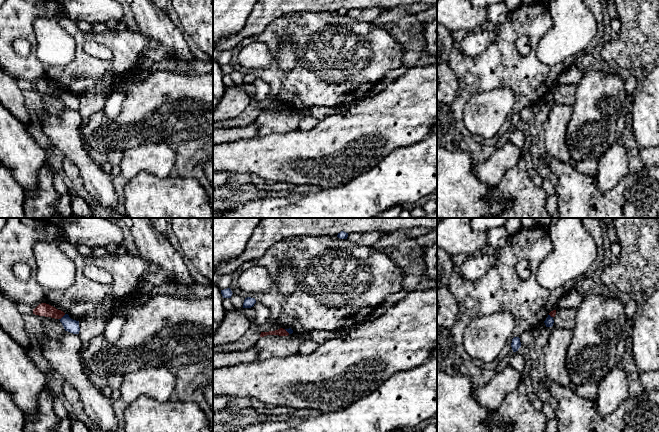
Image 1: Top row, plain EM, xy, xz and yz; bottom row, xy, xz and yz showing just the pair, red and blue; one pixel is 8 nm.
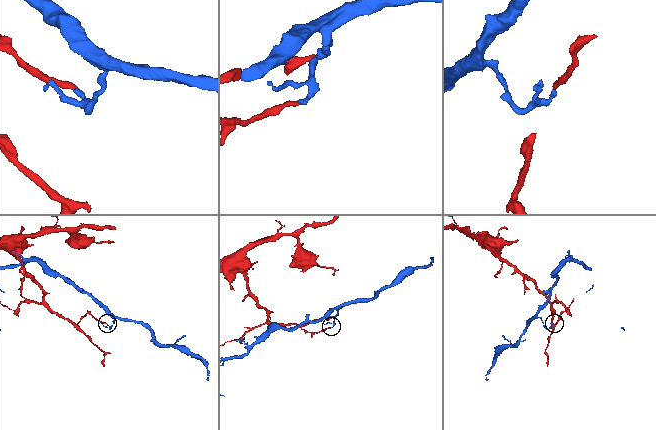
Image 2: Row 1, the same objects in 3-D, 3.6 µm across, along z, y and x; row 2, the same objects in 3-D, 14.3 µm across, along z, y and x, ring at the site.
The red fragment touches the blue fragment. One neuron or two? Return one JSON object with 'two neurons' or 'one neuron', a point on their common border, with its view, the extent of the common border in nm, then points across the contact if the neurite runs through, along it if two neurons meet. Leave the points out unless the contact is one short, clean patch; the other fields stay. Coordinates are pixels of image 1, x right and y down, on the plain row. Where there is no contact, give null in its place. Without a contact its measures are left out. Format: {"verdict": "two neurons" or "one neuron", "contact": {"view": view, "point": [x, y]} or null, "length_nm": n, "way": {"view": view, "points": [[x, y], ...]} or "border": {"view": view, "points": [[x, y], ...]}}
{"verdict": "two neurons", "contact": {"view": "xy", "point": [62, 92]}, "length_nm": 70, "border": {"view": "xy", "points": [[65, 90], [59, 95]]}}

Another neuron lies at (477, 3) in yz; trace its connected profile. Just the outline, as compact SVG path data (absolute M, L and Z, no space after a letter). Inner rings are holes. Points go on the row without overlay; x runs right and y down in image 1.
M470 0L471 4L477 8L487 8L493 4L499 4L504 0Z

